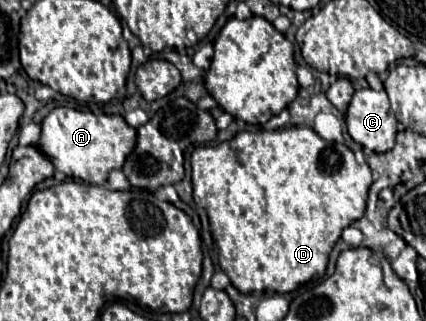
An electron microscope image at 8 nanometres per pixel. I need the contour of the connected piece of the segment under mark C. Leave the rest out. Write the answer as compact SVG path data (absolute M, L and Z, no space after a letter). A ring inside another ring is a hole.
M355 91L345 121L353 141L369 151L385 153L396 143L397 119L385 91Z

